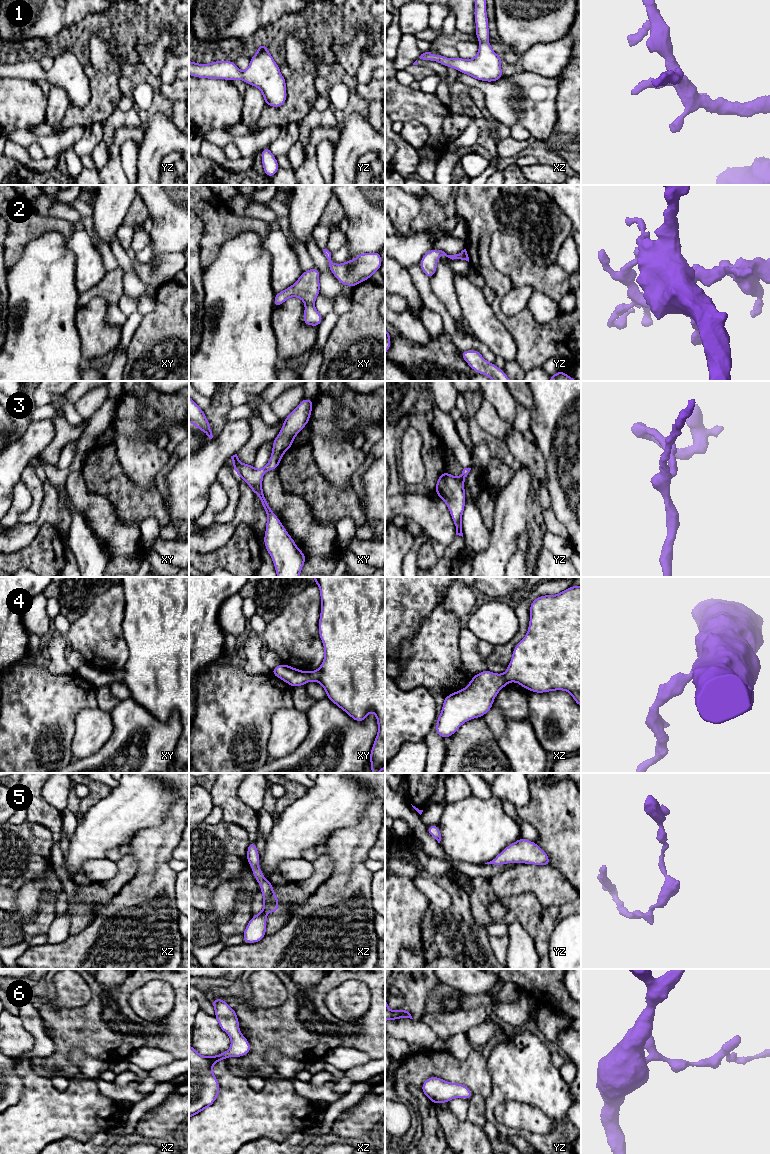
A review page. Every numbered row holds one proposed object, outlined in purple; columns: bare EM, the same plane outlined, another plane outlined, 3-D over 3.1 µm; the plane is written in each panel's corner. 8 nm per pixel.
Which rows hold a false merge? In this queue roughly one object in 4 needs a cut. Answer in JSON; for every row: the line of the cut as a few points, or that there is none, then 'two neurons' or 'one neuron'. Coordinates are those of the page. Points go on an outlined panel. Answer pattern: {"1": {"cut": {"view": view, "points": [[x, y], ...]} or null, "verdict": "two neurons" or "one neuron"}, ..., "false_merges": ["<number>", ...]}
{"1": {"cut": null, "verdict": "one neuron"}, "2": {"cut": null, "verdict": "one neuron"}, "3": {"cut": null, "verdict": "one neuron"}, "4": {"cut": null, "verdict": "one neuron"}, "5": {"cut": null, "verdict": "one neuron"}, "6": {"cut": null, "verdict": "one neuron"}, "false_merges": []}

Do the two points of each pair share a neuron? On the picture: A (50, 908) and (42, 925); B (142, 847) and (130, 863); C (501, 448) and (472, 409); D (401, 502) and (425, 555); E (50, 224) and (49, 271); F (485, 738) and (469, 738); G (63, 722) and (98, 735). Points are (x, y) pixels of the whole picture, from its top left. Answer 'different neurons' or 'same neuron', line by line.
A: same neuron
B: different neurons
C: same neuron
D: different neurons
E: different neurons
F: same neuron
G: different neurons

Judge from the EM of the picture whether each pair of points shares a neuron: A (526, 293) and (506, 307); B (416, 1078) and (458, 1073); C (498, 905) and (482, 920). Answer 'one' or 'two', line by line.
A: one
B: one
C: two

